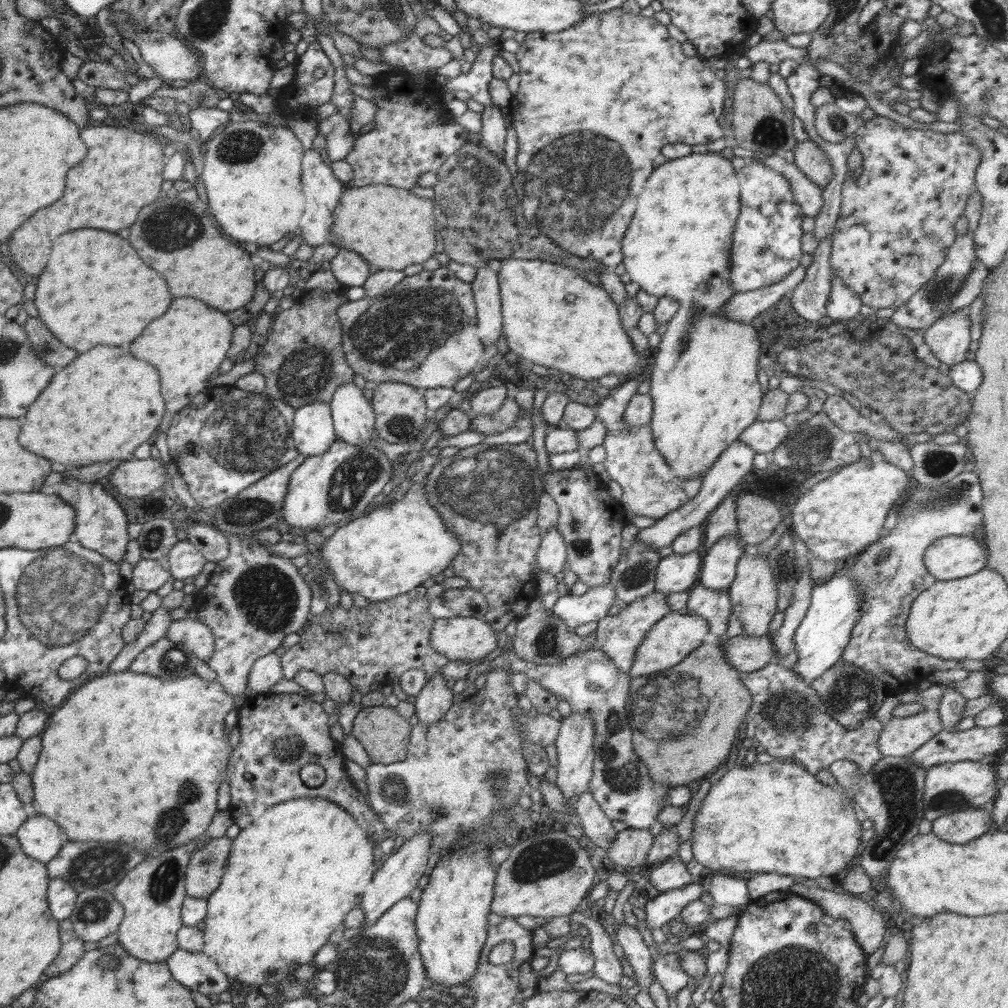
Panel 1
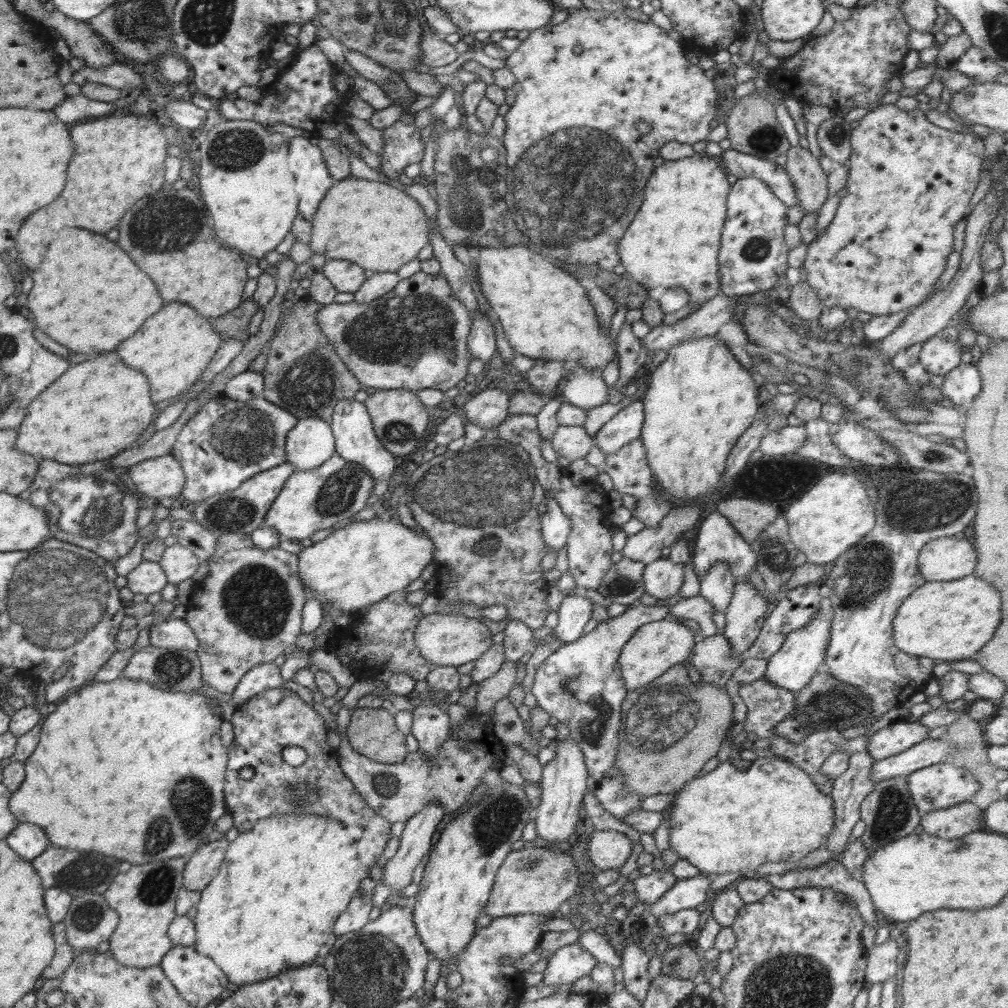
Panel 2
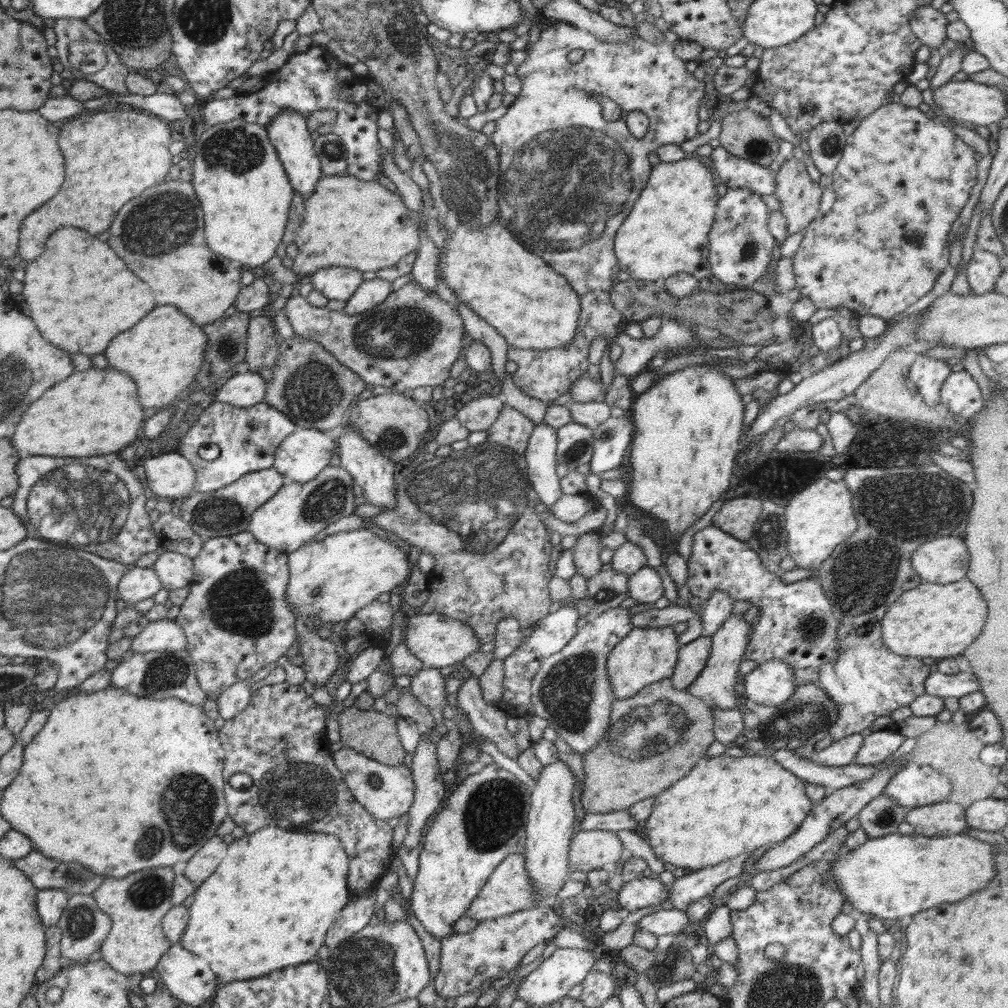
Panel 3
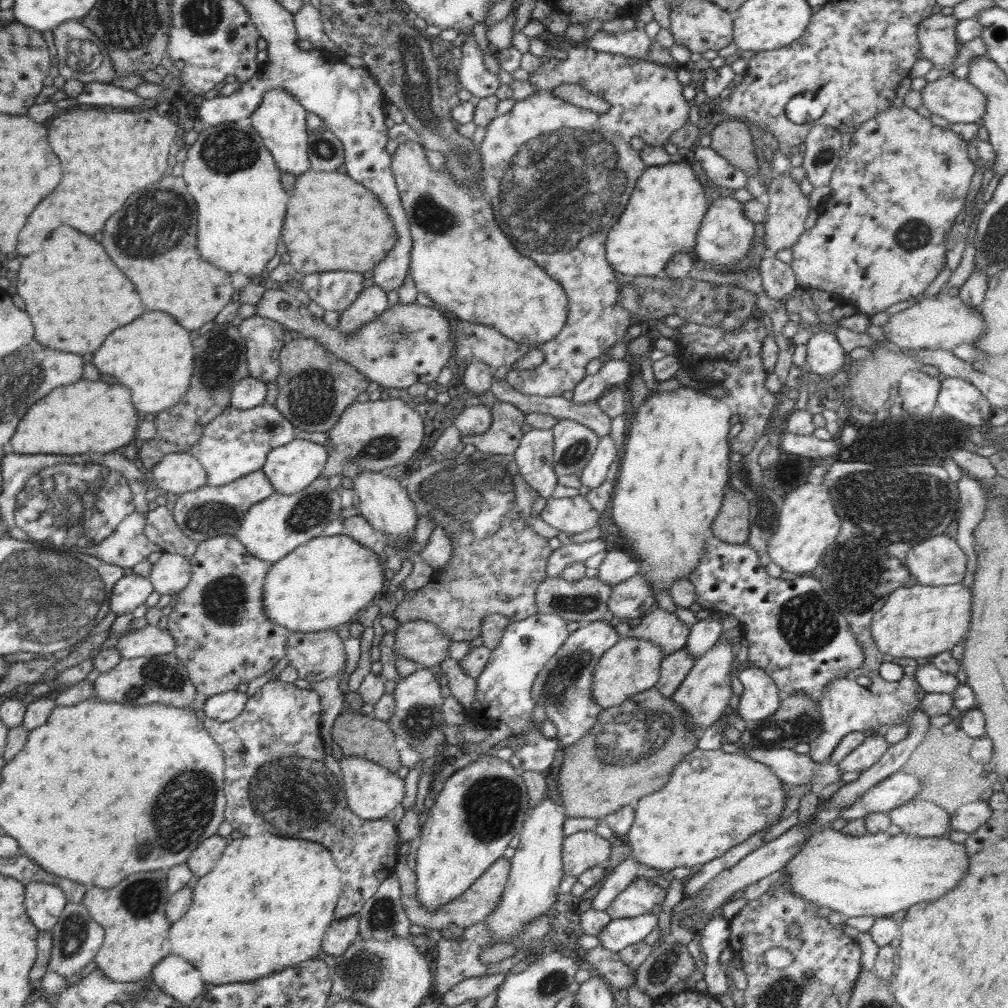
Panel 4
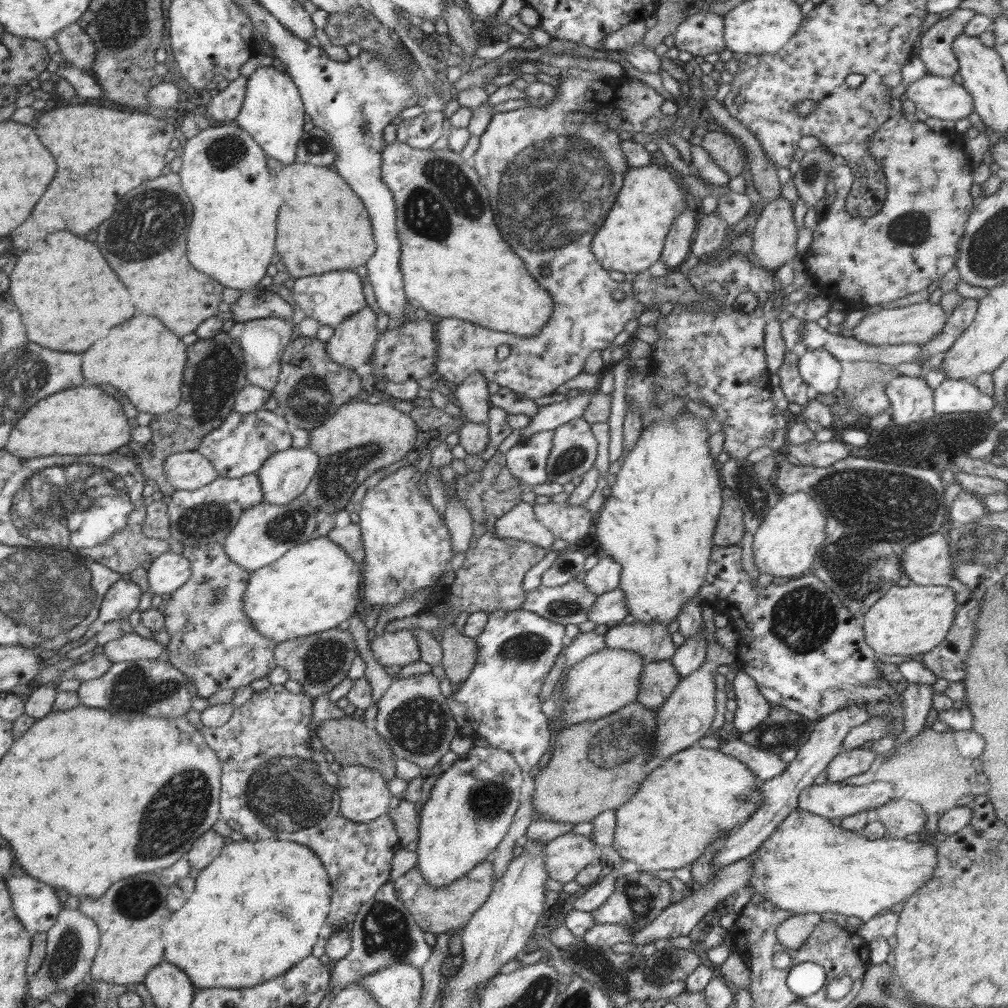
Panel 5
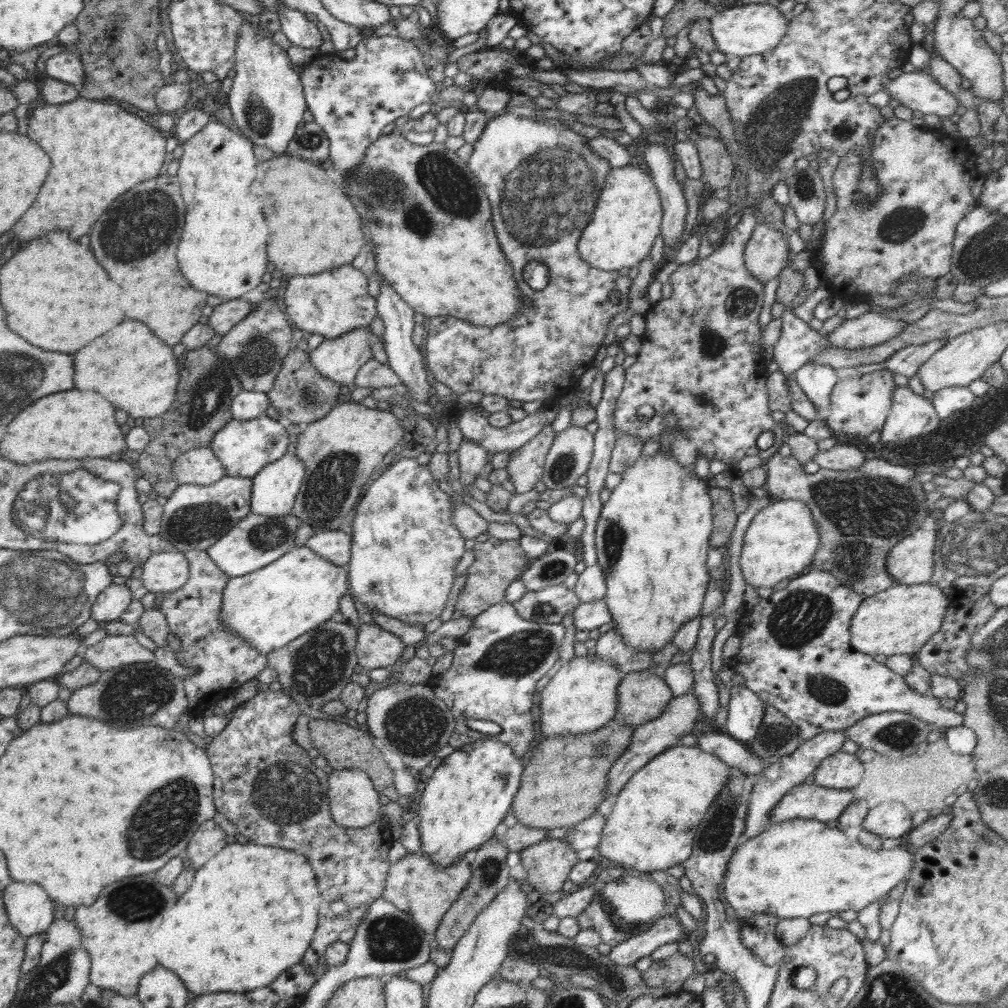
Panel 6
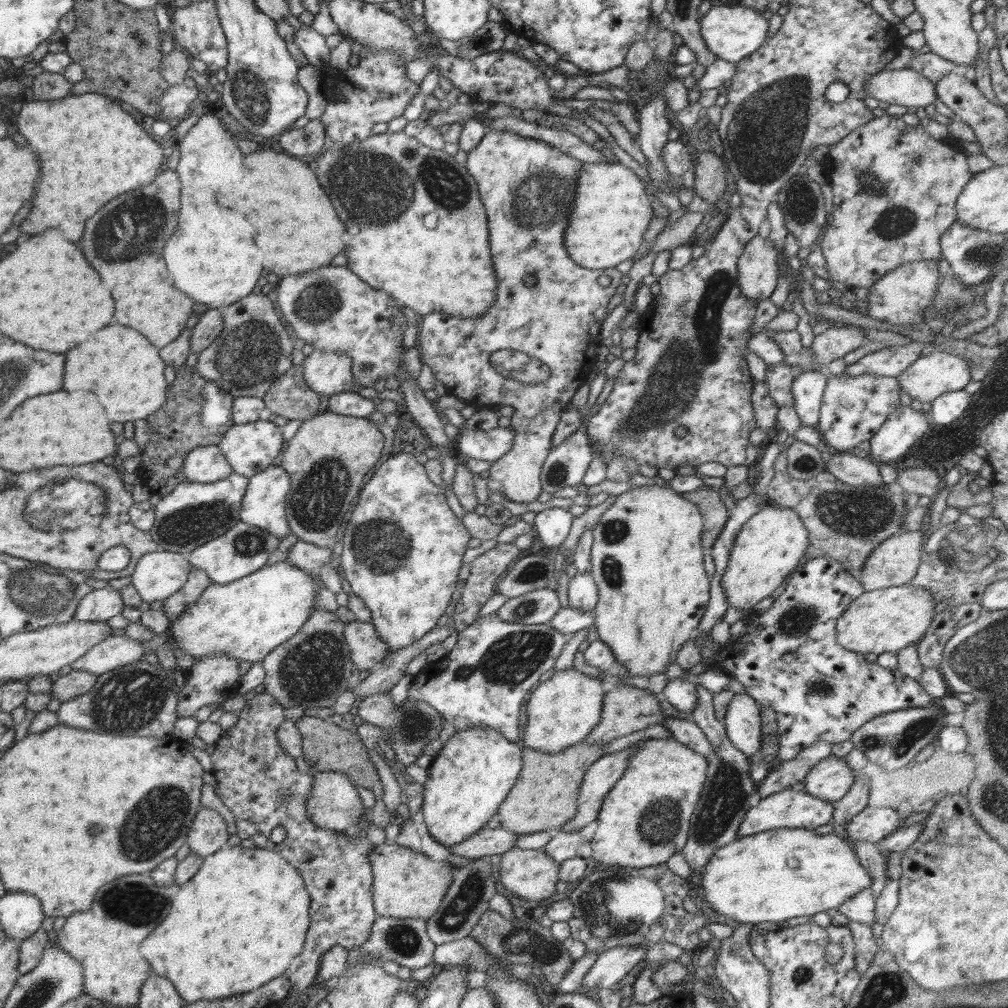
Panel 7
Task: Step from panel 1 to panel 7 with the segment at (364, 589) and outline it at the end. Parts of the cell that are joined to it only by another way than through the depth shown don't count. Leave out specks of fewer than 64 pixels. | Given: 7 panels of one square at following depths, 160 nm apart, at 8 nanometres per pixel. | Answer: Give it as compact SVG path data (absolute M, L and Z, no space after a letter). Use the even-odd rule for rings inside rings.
M285 560L274 565L264 565L256 572L228 584L208 585L195 603L188 605L178 618L169 623L167 630L173 638L173 646L195 658L223 652L240 661L249 660L255 663L264 659L276 646L292 638L306 622L308 615L318 607L314 603L314 597L321 580L318 576L317 579L312 579L311 575L312 572L292 566Z

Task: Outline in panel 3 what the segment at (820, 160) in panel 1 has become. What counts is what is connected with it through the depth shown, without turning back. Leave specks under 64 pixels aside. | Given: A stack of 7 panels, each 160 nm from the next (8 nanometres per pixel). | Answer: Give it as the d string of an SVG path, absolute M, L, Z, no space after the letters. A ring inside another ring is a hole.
M794 157L782 163L775 174L776 192L780 212L786 219L788 233L802 233L819 216L822 188L814 183L806 171L803 160Z

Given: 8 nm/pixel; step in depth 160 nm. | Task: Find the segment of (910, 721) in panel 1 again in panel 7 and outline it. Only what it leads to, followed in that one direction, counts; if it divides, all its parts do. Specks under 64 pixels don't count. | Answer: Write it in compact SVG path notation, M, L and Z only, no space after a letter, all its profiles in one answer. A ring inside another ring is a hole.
M831 755L815 764L804 777L803 791L826 802L839 801L855 781L855 773L842 758Z

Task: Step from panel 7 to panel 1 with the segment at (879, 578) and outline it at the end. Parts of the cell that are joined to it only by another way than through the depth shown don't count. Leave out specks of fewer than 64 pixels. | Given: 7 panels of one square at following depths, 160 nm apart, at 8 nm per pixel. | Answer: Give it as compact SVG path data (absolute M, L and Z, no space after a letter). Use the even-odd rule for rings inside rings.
M972 536L937 538L925 550L923 563L937 581L952 581L985 568L987 550Z

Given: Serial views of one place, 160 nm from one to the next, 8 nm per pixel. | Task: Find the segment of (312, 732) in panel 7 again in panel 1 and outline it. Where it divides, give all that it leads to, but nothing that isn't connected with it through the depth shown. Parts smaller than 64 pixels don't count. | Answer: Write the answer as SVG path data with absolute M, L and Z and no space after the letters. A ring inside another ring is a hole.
M372 706L360 708L352 735L364 746L372 763L393 763L407 757L411 728L394 708Z

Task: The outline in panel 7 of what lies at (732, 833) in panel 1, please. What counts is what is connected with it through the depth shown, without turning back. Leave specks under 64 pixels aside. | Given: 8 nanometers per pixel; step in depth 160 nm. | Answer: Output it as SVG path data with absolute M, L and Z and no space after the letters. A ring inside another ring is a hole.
M672 739L645 740L630 756L630 762L621 774L620 780L608 791L598 814L598 828L589 846L594 860L605 864L619 865L634 870L645 866L664 865L676 852L682 852L690 830L690 816L693 816L706 780L708 760Z

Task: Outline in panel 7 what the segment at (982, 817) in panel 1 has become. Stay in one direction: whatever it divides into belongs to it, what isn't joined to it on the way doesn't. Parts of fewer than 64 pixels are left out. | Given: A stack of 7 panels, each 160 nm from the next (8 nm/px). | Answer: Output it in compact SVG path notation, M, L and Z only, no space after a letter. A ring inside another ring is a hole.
M867 806L849 820L848 824L840 829L840 833L852 843L856 840L877 843L892 831L901 828L901 824L898 810L892 807Z

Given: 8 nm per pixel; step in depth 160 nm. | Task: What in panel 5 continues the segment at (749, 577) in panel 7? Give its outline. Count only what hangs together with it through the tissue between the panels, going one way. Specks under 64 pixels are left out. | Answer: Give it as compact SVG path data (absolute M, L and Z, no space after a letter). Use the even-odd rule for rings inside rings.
M793 492L779 496L774 508L762 520L753 538L753 561L761 574L771 574L775 576L787 576L791 579L804 576L804 572L809 572L811 562L815 560L817 550L825 539L826 517L820 512L817 502L805 492Z

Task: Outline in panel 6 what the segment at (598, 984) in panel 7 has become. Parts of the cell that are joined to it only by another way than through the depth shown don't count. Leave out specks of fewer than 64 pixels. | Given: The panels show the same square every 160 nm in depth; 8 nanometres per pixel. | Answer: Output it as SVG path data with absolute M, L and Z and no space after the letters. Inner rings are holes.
M666 914L646 932L613 946L609 956L612 958L612 962L618 963L622 967L628 967L641 958L652 955L652 952L655 952L659 946L678 940L685 933L686 930L676 914L674 916Z

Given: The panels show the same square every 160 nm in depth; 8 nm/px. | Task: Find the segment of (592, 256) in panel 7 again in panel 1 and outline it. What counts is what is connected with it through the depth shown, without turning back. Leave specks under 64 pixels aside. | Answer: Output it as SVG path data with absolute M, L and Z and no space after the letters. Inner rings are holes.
M690 153L682 158L669 159L668 162L655 168L644 185L642 193L639 195L636 214L632 218L624 239L622 240L622 255L624 260L622 264L626 267L626 273L630 275L632 282L636 282L641 290L652 294L652 296L672 297L679 304L676 314L669 320L668 328L664 332L664 337L659 346L652 352L651 362L653 363L652 374L649 378L650 390L649 395L652 397L653 411L651 421L649 422L652 431L652 438L658 452L665 458L674 471L678 479L696 479L700 474L706 474L710 467L717 461L717 458L730 446L734 441L739 440L739 436L758 420L757 416L761 407L763 393L758 383L758 364L761 355L761 339L764 337L758 330L742 320L730 320L721 314L721 308L727 303L730 297L735 293L732 290L730 274L732 274L732 230L736 228L738 216L740 215L740 183L737 172L732 167L731 157L728 153L706 154Z

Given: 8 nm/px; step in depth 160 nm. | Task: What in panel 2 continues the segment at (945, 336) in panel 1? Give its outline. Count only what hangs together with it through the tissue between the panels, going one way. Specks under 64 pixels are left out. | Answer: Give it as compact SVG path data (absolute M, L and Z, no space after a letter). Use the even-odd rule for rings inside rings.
M938 334L922 343L919 353L920 364L928 372L944 376L962 364L963 347L958 340L946 341L942 334Z

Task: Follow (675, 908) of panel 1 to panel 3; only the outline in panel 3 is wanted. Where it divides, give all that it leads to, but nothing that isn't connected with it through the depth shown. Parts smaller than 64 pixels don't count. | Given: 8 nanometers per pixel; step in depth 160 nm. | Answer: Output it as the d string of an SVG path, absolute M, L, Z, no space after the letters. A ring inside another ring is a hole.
M748 853L739 854L737 857L726 859L714 866L687 871L686 875L676 879L672 885L670 900L674 908L685 911L691 902L712 895L719 884L744 871L744 863L748 858Z

